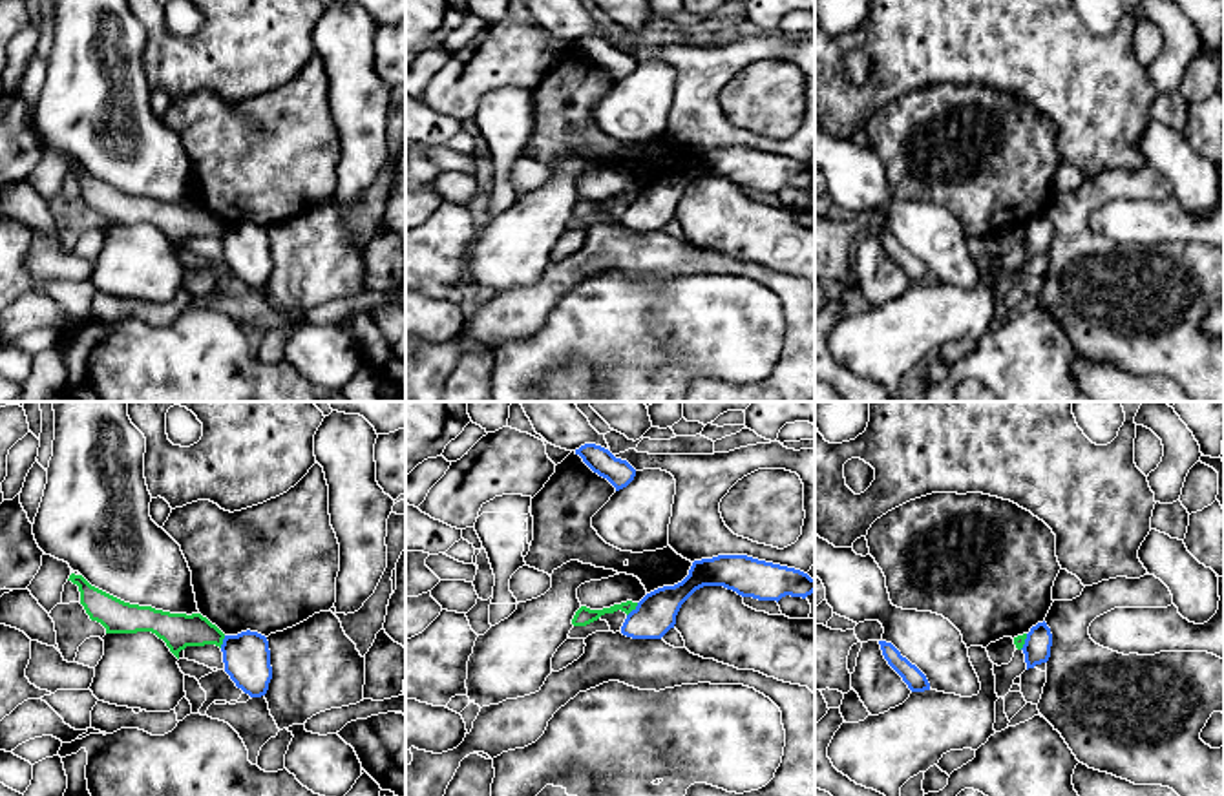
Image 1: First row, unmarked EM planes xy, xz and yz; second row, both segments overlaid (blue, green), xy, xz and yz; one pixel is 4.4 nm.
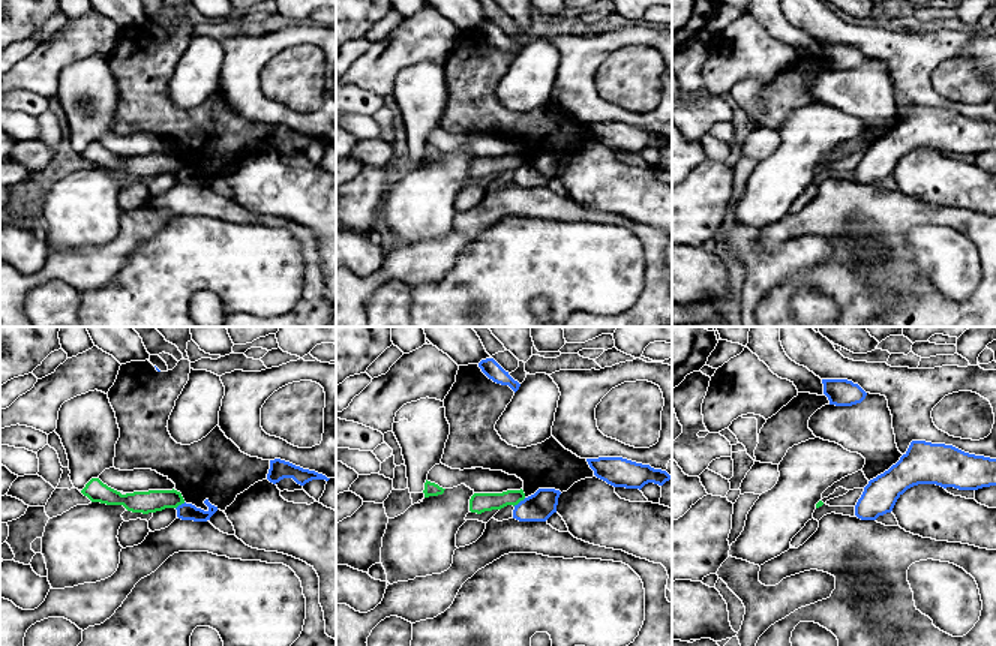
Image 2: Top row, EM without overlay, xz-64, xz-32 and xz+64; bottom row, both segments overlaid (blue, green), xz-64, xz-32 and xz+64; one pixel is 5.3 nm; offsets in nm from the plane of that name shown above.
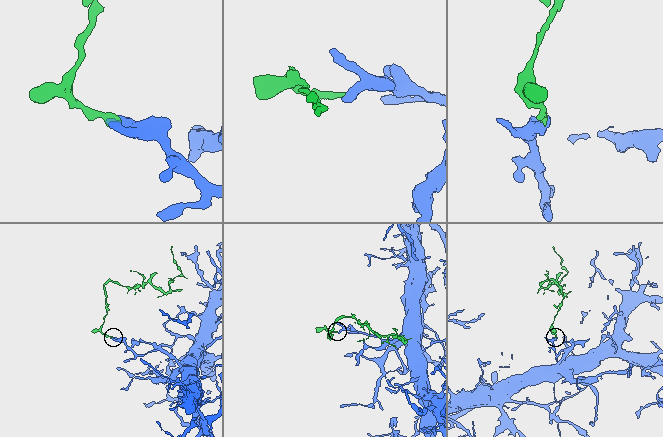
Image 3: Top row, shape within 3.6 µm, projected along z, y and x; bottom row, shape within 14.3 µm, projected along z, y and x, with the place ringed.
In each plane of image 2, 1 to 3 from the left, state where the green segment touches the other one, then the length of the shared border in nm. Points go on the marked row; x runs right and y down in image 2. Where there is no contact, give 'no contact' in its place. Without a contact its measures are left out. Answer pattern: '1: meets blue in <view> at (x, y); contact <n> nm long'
1: meets blue in xz-64 at (182, 504); contact 70 nm long
2: meets blue in xz-32 at (521, 501); contact 80 nm long
3: no contact

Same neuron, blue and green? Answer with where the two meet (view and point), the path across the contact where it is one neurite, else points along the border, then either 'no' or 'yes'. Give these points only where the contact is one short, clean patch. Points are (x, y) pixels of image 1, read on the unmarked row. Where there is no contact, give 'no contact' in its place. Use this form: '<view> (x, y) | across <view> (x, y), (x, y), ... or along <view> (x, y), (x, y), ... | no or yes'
xz (633, 201) | along xz (638, 194), (627, 207) | no

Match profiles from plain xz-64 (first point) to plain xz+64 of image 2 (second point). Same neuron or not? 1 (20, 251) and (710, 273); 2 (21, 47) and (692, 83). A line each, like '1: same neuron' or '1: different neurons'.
1: same neuron
2: same neuron

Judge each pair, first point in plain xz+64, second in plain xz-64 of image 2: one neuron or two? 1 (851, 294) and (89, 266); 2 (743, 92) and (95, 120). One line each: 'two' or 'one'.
1: one
2: one

